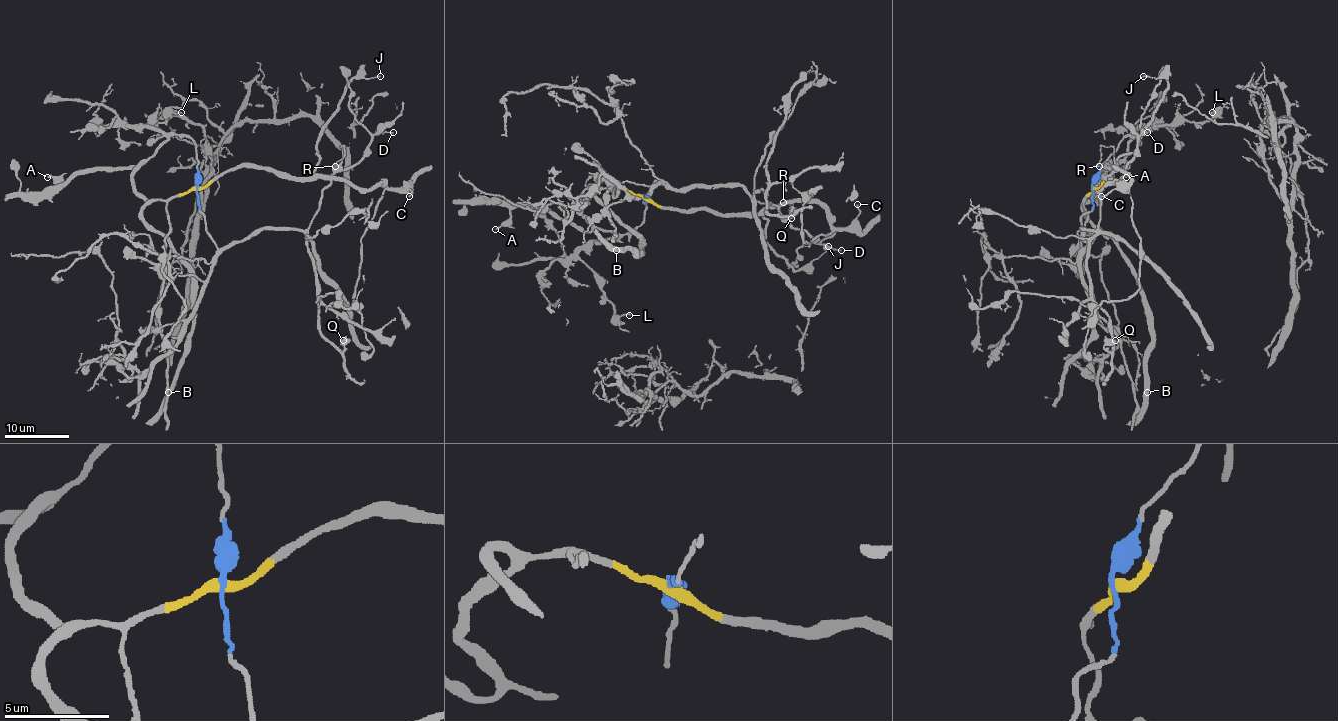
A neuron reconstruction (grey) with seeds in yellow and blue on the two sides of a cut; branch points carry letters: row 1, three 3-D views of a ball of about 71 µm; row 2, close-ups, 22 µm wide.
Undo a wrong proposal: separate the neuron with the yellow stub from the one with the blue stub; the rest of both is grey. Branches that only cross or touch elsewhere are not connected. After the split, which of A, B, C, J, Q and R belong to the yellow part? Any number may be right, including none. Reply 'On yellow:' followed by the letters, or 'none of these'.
On yellow: A, B, C, J

